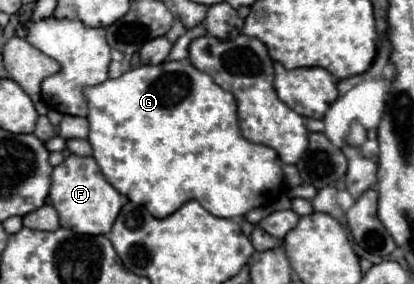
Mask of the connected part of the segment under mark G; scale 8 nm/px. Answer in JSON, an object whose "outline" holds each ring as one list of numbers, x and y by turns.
{"outline":[[180,60,180,62,162,62,158,66,140,66,134,70,128,70,126,74,122,74,120,78,114,80,106,80,98,86,88,86,84,90,84,96,88,100,88,122,90,122,90,136,88,142,92,144,94,150,94,158,102,170,102,174,106,176,106,180,110,180,110,184,124,196,128,196,134,204,142,204,152,216,156,218,166,218,170,214,174,214,182,204,186,204,188,200,198,200,210,214,220,216,220,218,240,218,246,212,250,212,252,208,264,206,264,202,270,198,270,194,284,190,284,176,282,176,282,162,278,158,278,152,274,152,272,148,264,146,264,144,252,144,248,142,242,134,240,134,240,126,238,126,238,116,236,116,236,100,230,92,222,90,208,74,198,72,188,60]]}

